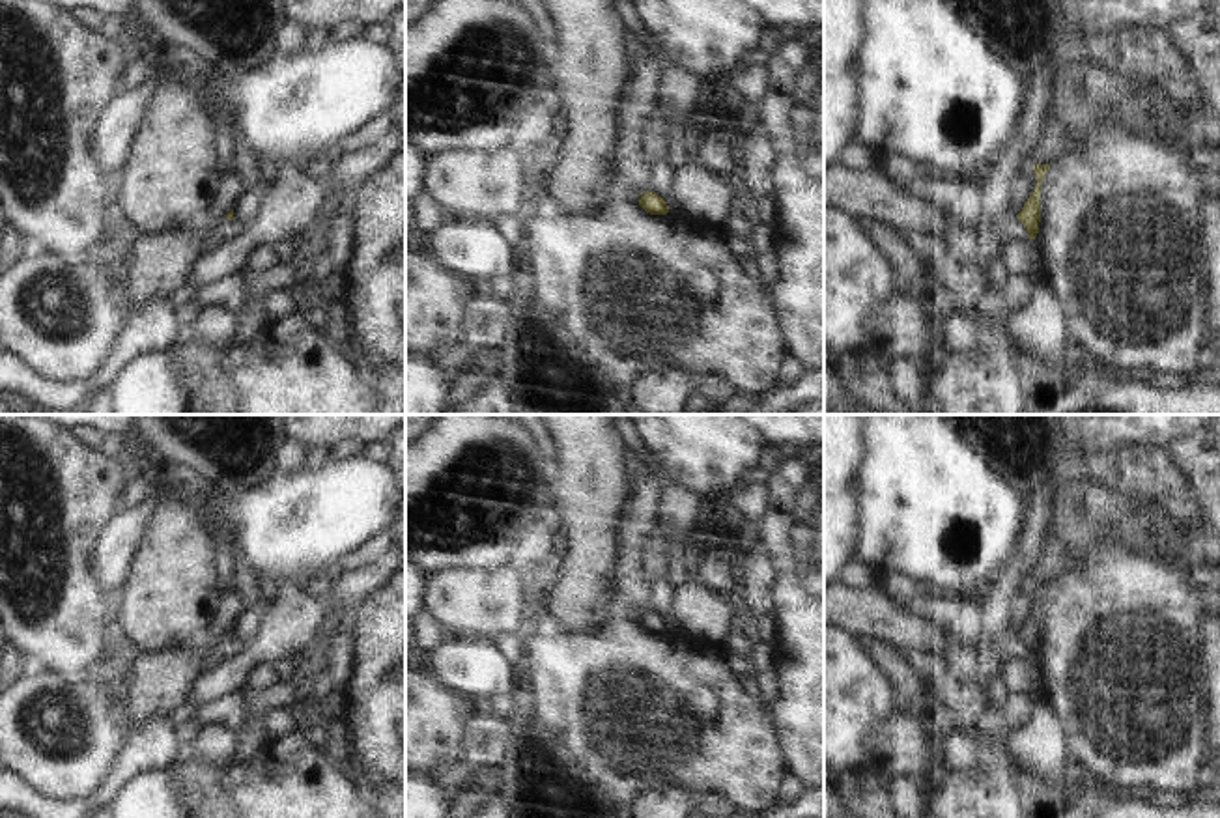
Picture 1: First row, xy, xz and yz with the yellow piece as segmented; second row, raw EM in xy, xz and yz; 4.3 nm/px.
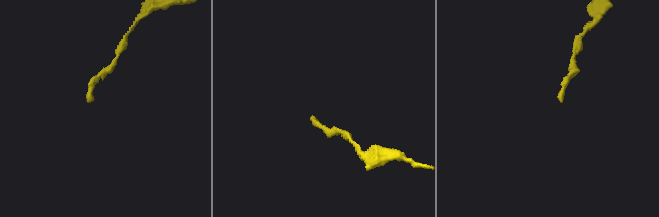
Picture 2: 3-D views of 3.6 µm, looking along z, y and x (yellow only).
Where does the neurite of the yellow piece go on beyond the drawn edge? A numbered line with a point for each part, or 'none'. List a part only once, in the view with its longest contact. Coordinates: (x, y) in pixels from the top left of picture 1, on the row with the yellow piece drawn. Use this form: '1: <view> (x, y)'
none

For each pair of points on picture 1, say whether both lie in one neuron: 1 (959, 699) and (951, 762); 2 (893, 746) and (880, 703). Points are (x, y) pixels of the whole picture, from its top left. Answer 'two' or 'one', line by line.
1: one
2: two

